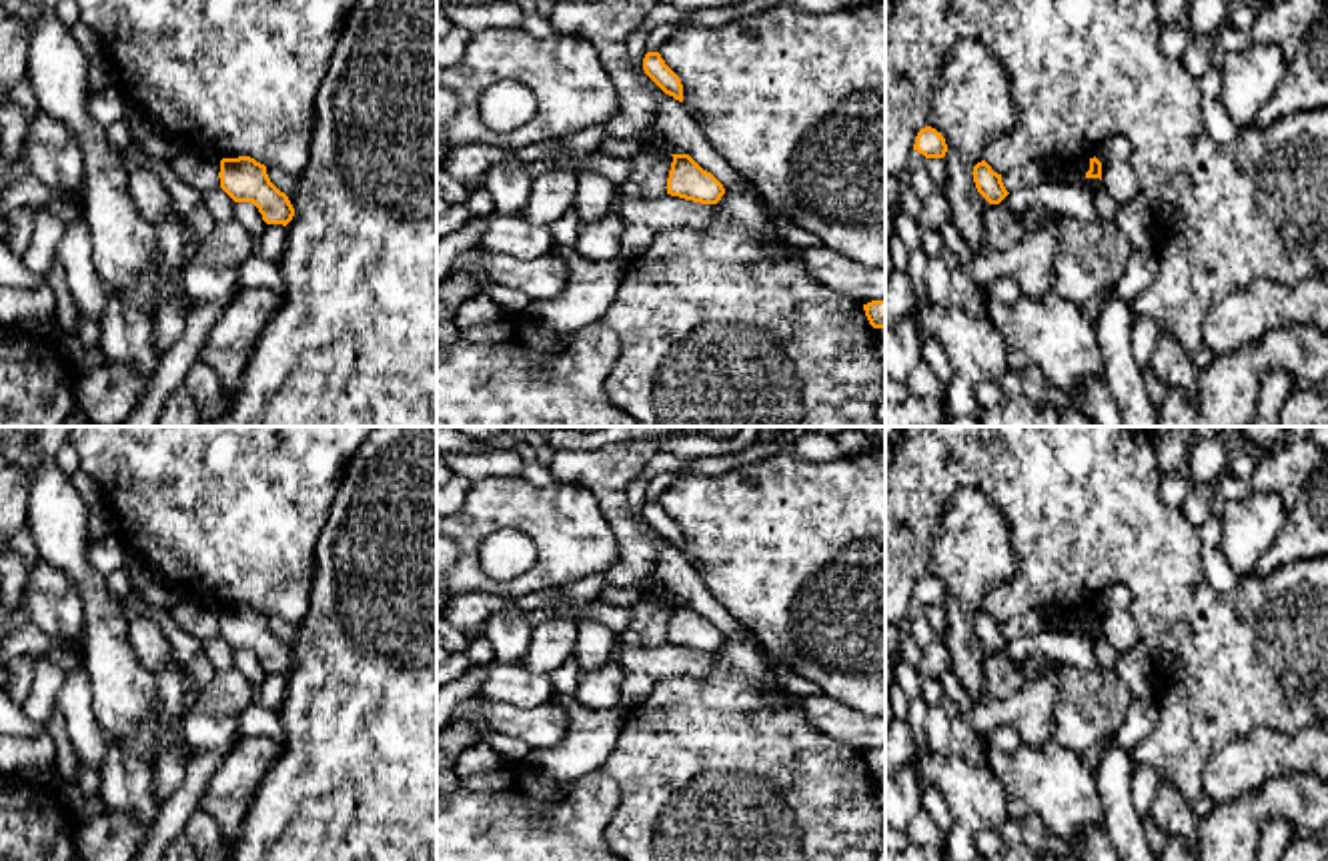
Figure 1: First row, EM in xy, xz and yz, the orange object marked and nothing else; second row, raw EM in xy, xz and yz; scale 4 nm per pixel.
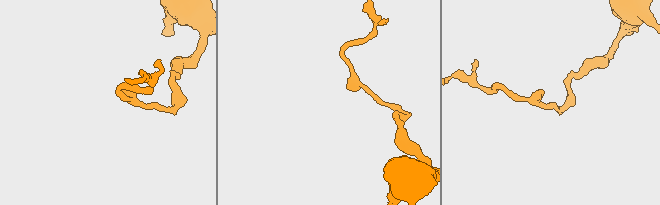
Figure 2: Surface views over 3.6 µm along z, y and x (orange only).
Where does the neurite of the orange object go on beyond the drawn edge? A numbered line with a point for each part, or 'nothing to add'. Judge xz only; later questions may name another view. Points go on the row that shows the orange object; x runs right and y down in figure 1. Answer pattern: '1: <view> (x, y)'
nothing to add

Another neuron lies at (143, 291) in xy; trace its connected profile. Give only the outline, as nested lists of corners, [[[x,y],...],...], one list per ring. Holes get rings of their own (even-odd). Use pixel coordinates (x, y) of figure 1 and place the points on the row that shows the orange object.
[[[182,216],[160,222],[156,226],[158,264],[140,272],[120,296],[138,308],[154,312],[158,308],[158,292],[168,276],[176,276],[182,270],[188,246],[182,238]]]

